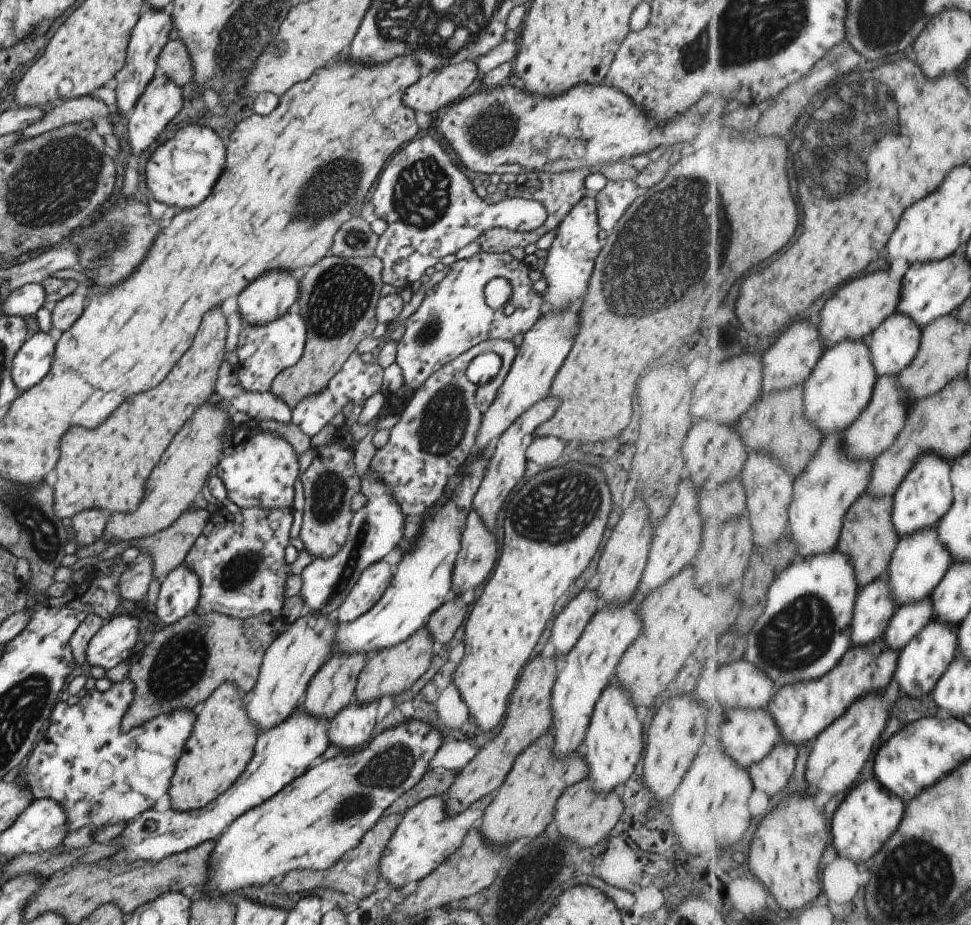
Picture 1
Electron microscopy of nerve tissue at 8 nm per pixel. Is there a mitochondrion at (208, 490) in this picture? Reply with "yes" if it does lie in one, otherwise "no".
no

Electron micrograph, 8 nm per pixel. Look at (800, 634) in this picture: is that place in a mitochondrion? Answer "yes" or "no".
yes

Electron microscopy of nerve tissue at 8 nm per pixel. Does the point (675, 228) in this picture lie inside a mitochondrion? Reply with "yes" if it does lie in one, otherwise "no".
yes

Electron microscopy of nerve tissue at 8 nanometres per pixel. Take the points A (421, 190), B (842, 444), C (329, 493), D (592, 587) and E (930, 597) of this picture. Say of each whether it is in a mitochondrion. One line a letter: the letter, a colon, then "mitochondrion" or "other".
A: mitochondrion
B: other
C: mitochondrion
D: other
E: other

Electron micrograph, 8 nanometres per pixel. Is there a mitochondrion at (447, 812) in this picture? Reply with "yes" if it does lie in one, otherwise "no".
no

